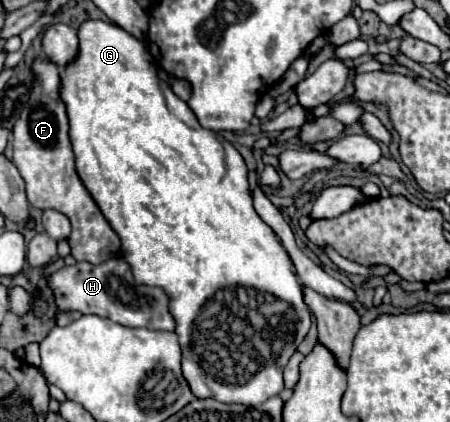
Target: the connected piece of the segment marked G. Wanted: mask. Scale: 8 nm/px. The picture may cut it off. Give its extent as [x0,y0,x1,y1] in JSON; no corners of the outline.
[59,20,311,406]

